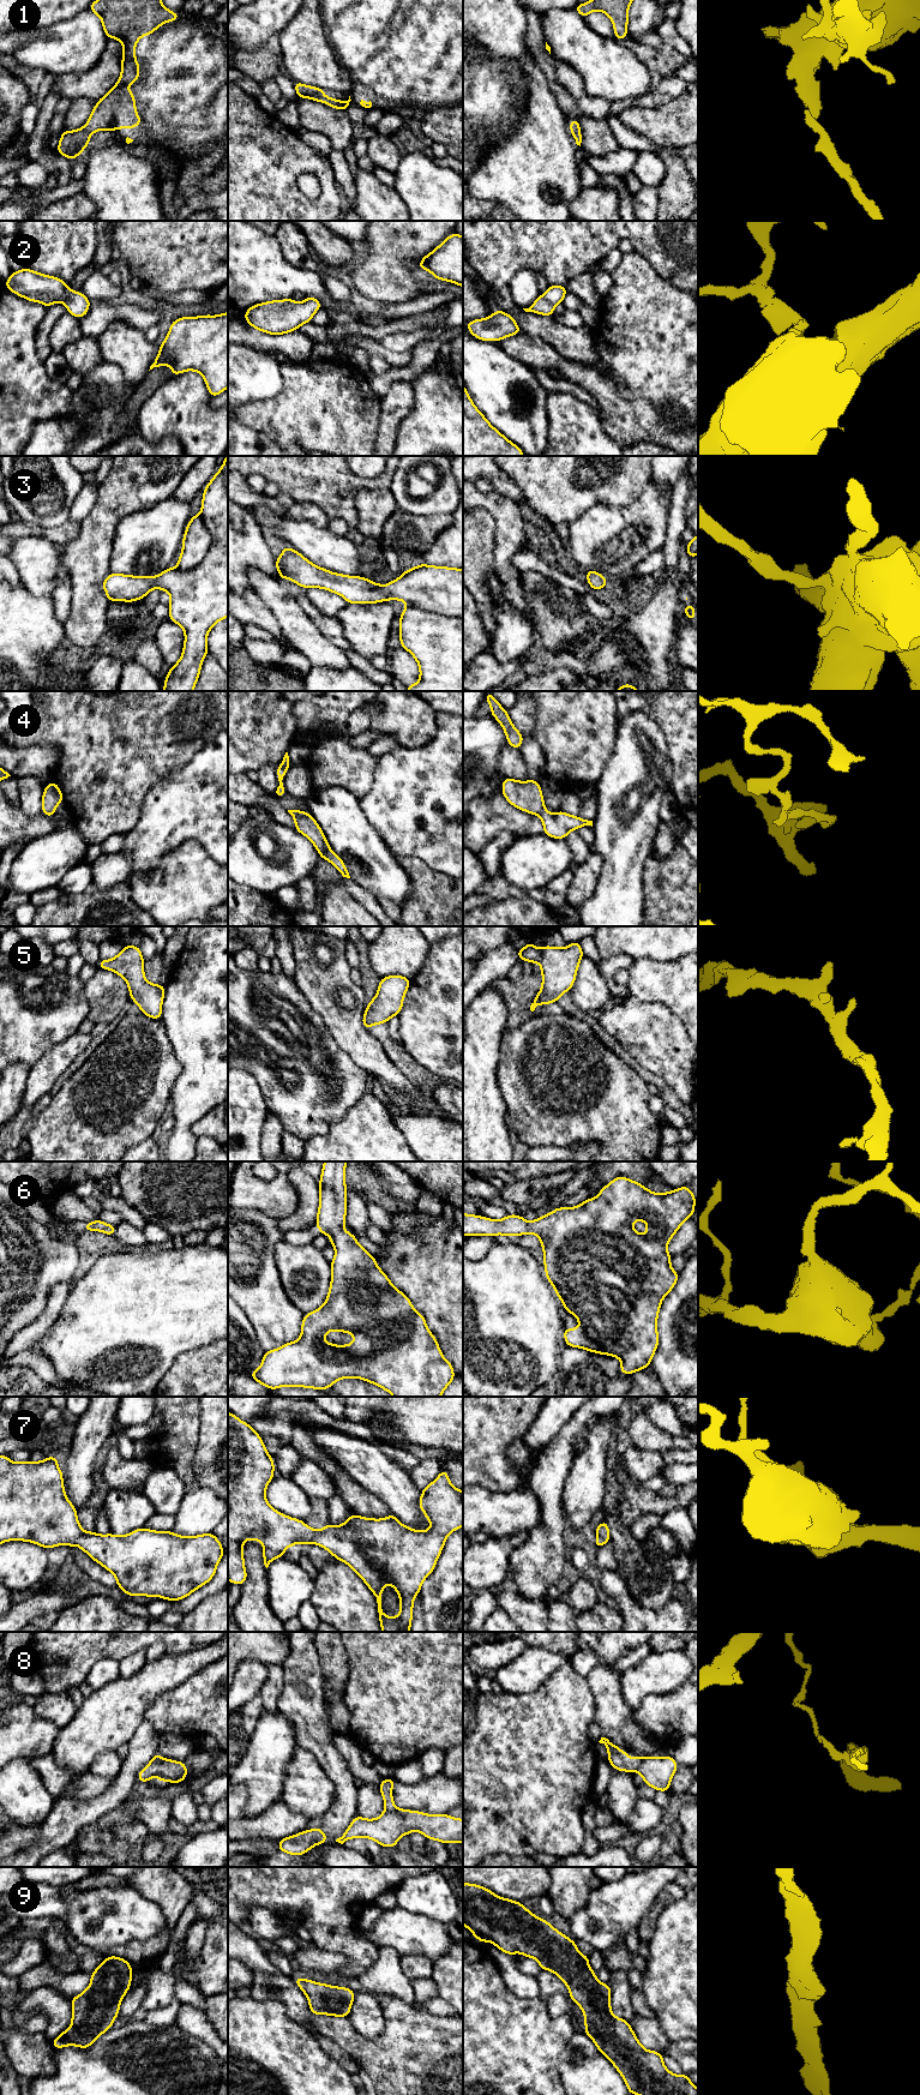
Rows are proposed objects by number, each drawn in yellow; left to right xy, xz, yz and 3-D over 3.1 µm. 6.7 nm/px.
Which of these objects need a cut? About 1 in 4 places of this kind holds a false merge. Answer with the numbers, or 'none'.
8

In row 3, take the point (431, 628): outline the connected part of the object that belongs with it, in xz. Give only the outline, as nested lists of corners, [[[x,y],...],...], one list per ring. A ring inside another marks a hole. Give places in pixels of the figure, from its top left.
[[[289,546],[276,558],[276,568],[281,580],[289,578],[306,589],[323,588],[341,595],[348,604],[375,604],[386,600],[407,602],[408,607],[403,610],[398,625],[401,647],[415,658],[420,668],[419,682],[407,685],[407,691],[463,691],[463,569],[419,564],[385,586],[365,577],[335,574],[319,568]]]

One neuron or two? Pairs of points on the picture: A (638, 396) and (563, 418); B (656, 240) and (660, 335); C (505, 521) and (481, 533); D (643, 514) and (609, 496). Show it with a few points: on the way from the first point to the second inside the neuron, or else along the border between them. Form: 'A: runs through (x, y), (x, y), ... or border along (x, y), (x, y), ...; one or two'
A: border along (600, 416), (602, 428), (615, 440); two
B: border along (638, 252), (666, 281), (681, 288); two
C: border along (476, 506), (483, 508), (494, 521), (494, 554); two
D: border along (645, 485), (626, 505), (599, 503); two

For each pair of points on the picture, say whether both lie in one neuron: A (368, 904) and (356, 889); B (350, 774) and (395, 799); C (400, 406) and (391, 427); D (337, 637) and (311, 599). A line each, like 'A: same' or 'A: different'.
A: same
B: different
C: same
D: same

